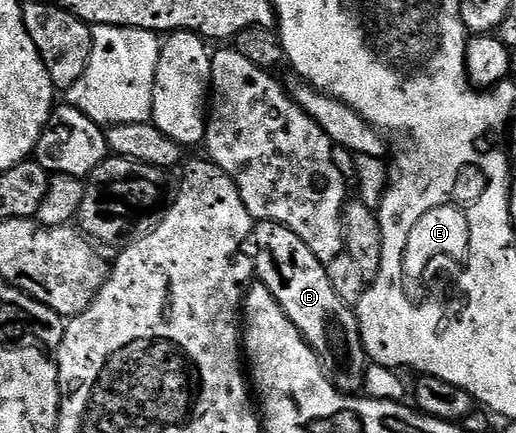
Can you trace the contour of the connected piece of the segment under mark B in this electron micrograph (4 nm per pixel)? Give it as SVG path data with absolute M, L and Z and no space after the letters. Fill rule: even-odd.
M259 222L252 232L252 243L258 246L252 262L259 284L266 286L284 309L284 313L305 335L328 372L334 388L343 393L358 393L365 385L368 356L360 333L358 316L351 304L340 301L332 281L328 281L326 264L288 229L279 223Z

